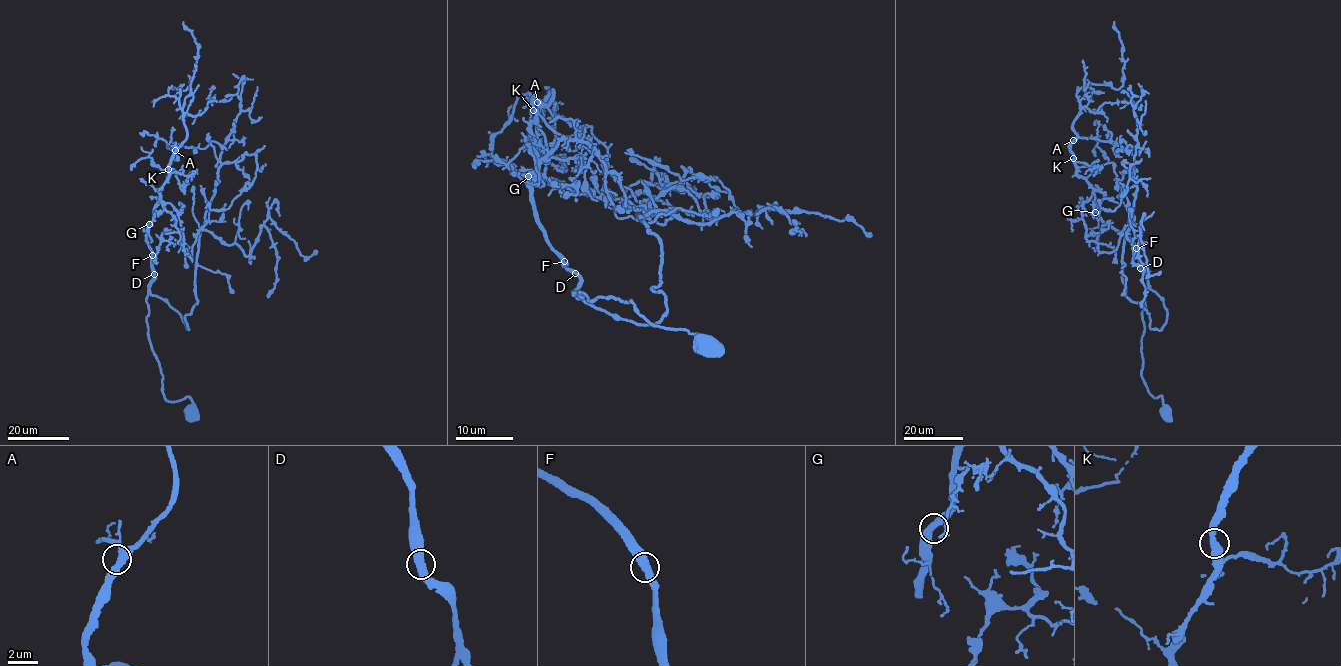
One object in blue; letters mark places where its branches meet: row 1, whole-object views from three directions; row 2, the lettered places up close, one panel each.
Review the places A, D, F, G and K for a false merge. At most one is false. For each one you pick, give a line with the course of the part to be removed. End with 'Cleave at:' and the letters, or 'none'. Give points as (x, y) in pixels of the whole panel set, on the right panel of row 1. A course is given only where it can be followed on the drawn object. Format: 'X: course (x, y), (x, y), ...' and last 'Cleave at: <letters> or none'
Cleave at: none

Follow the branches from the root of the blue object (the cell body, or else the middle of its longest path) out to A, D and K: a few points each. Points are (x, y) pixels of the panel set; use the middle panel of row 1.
A: (706, 344), (654, 326), (631, 300), (572, 293), (579, 277), (544, 235), (528, 185), (537, 102)
D: (706, 344), (706, 335), (654, 326), (631, 300), (574, 295), (580, 280), (575, 274)
K: (706, 344), (654, 326), (631, 300), (572, 293), (579, 277), (544, 235), (528, 185), (533, 110)

